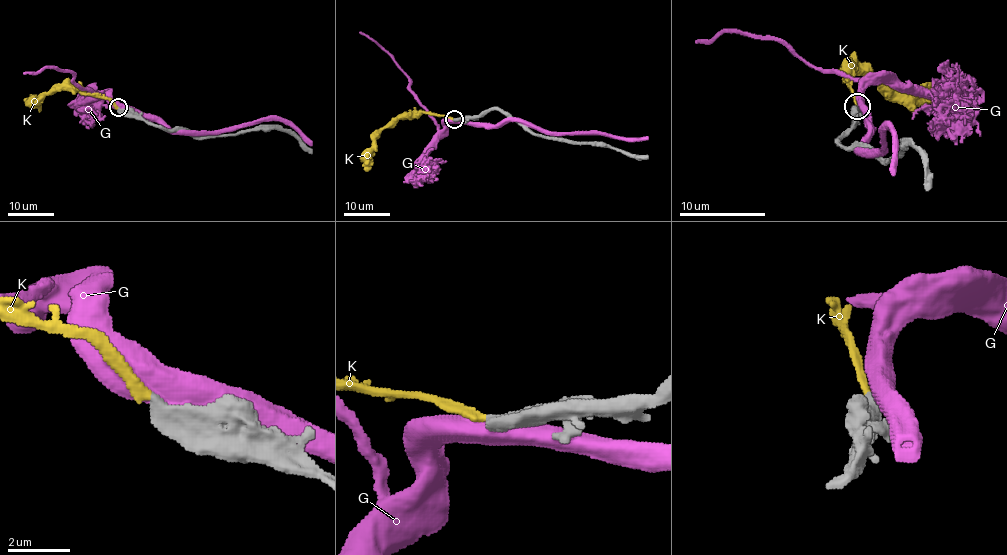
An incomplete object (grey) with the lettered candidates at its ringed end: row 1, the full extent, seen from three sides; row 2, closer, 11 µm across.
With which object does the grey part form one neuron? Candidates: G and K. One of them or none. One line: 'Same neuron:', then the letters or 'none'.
Same neuron: K

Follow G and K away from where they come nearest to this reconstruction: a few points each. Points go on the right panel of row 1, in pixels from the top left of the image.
G: (860, 107), (868, 122), (862, 150), (881, 148), (881, 133), (886, 129), (892, 133), (892, 176)
K: (858, 107), (845, 82), (856, 71), (866, 71), (879, 84), (916, 90), (922, 97), (948, 97), (952, 101)

